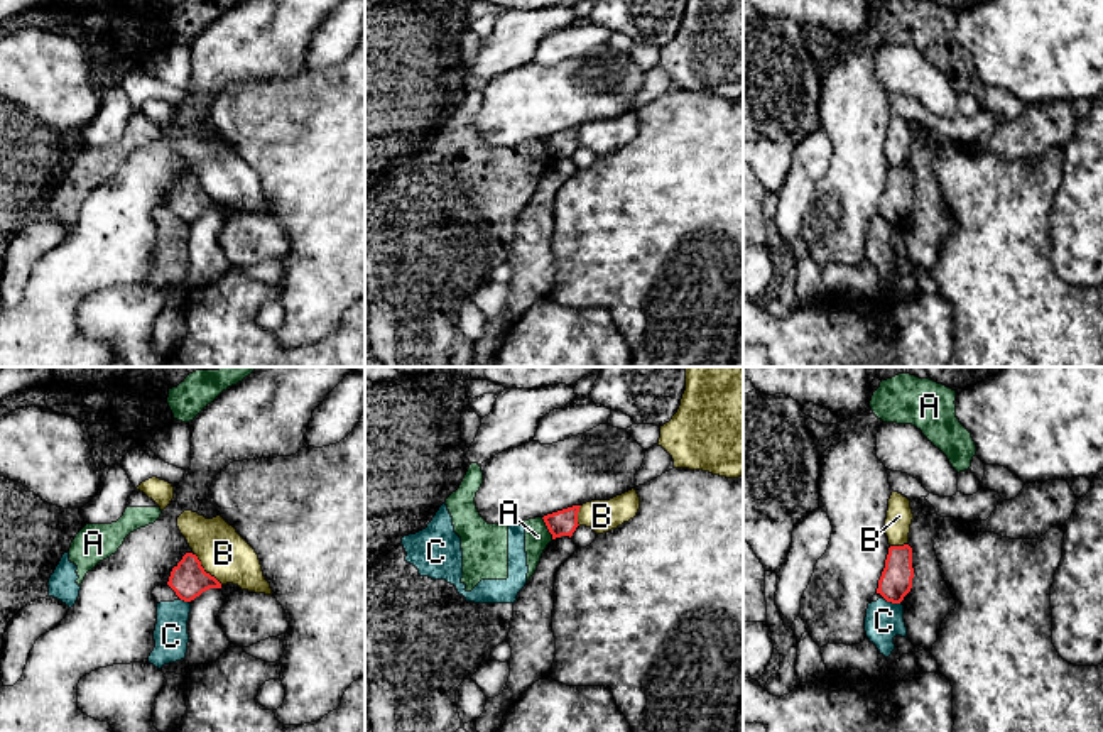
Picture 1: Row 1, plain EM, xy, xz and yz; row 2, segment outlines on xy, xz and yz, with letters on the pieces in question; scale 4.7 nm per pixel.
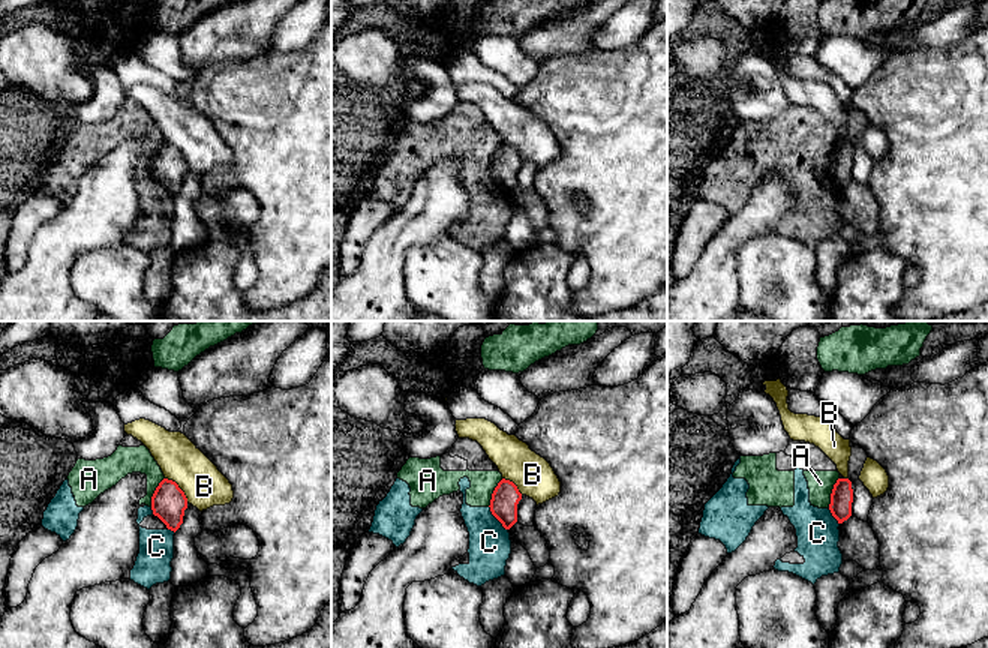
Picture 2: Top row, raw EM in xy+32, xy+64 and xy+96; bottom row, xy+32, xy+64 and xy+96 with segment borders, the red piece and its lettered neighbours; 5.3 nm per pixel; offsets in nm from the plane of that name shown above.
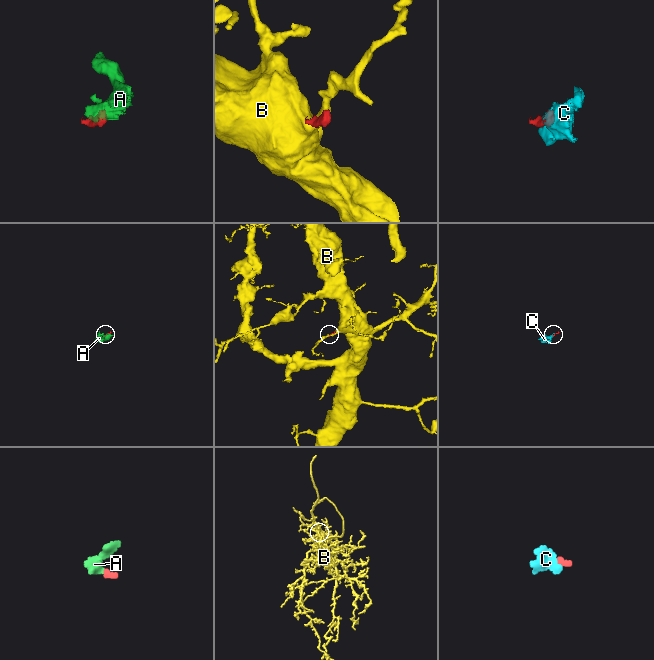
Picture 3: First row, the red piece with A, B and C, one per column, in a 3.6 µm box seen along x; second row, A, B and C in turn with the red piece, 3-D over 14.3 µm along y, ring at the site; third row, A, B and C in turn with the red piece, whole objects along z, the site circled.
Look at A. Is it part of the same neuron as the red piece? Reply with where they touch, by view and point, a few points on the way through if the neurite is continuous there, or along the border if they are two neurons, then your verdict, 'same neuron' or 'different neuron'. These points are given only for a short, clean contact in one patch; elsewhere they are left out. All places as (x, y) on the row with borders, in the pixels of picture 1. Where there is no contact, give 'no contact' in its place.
contact xz (548, 528); border xz (541, 518), (553, 538); different neuron

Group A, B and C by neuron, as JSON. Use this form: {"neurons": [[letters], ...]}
{"neurons": [["A", "C"], ["B"]]}

